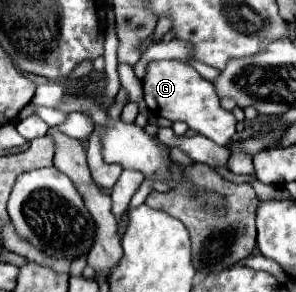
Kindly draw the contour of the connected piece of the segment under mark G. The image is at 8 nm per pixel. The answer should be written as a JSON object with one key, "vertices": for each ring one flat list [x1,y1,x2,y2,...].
{"vertices":[[159,60,148,64,143,78,144,101,149,110,171,121,185,121,189,129,205,135,217,145,229,145,235,135,235,115,219,105,219,97,211,81,203,79,191,65,177,60]]}

